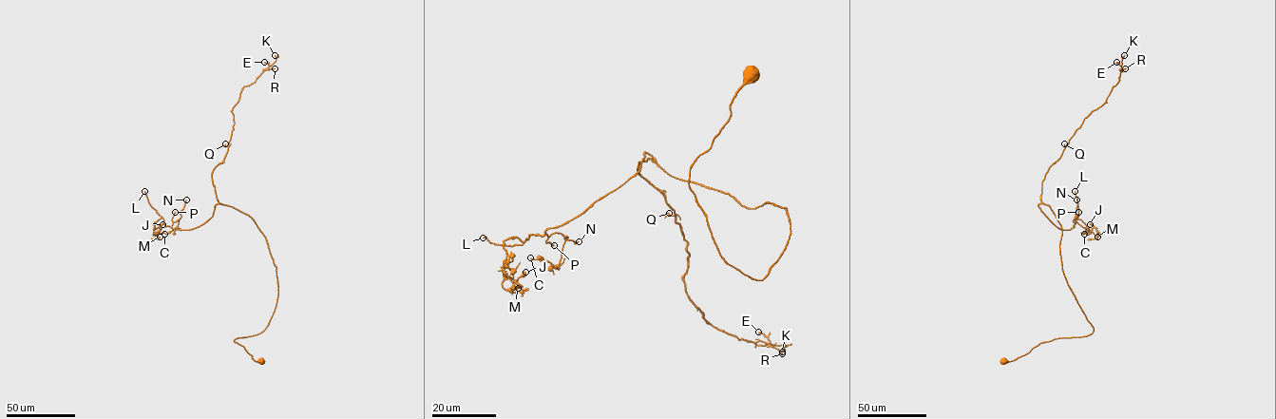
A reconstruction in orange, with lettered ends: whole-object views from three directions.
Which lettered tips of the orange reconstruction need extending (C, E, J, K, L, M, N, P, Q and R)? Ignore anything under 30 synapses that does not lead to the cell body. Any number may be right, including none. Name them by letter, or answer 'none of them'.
L, N

